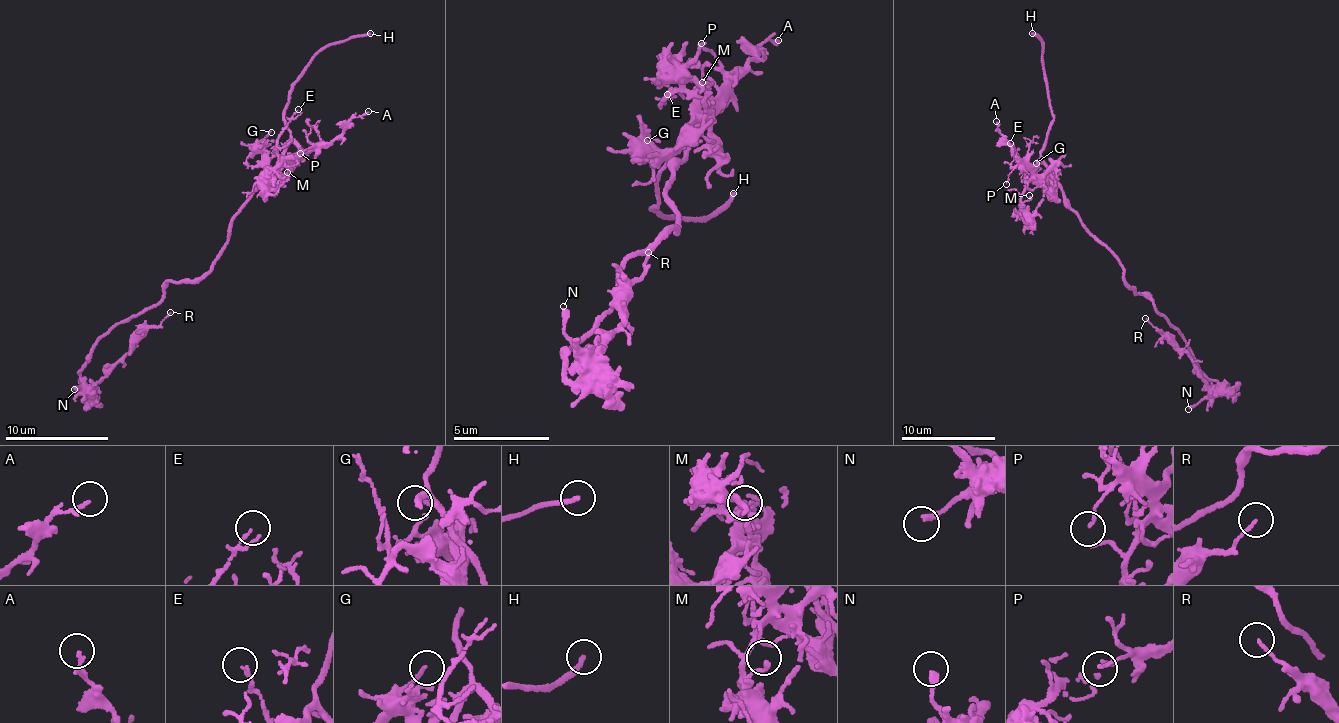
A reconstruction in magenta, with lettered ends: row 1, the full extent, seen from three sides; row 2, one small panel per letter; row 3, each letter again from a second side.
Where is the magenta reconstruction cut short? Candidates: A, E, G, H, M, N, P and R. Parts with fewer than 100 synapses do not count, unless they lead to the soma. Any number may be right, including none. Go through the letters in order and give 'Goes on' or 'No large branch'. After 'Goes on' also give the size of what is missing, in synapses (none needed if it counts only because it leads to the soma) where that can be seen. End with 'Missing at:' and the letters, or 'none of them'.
A: No large branch
E: No large branch
G: No large branch
H: Goes on
M: No large branch
N: No large branch
P: No large branch
R: No large branch
Missing at: H

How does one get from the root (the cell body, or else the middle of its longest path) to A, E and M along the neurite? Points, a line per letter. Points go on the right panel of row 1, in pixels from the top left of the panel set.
A: (1122, 269), (1067, 208), (1060, 191), (1038, 184), (1017, 162), (996, 121)
E: (1122, 269), (1067, 208), (1060, 191), (1031, 181), (1024, 184), (1024, 168), (1010, 143)
M: (1122, 269), (1067, 208), (1060, 191), (1031, 181), (1021, 199), (1030, 200), (1029, 195)

